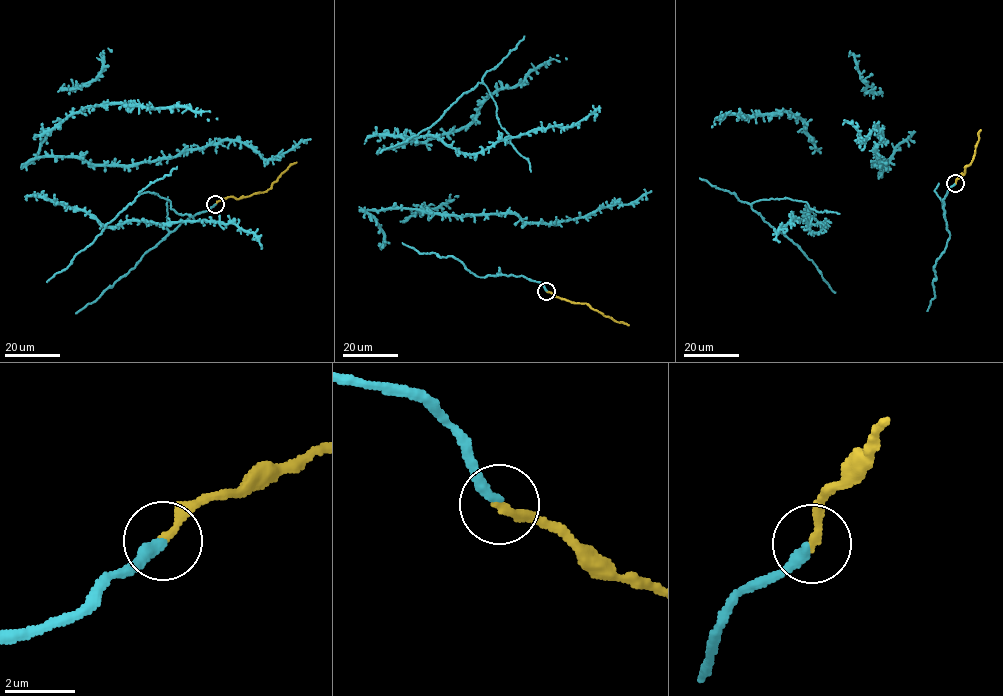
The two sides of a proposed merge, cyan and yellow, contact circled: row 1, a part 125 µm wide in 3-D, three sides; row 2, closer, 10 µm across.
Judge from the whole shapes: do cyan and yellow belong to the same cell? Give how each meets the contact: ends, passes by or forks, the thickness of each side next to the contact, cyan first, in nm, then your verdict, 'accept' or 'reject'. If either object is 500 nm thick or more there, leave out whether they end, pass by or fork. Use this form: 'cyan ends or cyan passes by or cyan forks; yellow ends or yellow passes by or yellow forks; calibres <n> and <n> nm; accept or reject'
cyan ends; yellow ends; calibres 340 and 260 nm; accept

